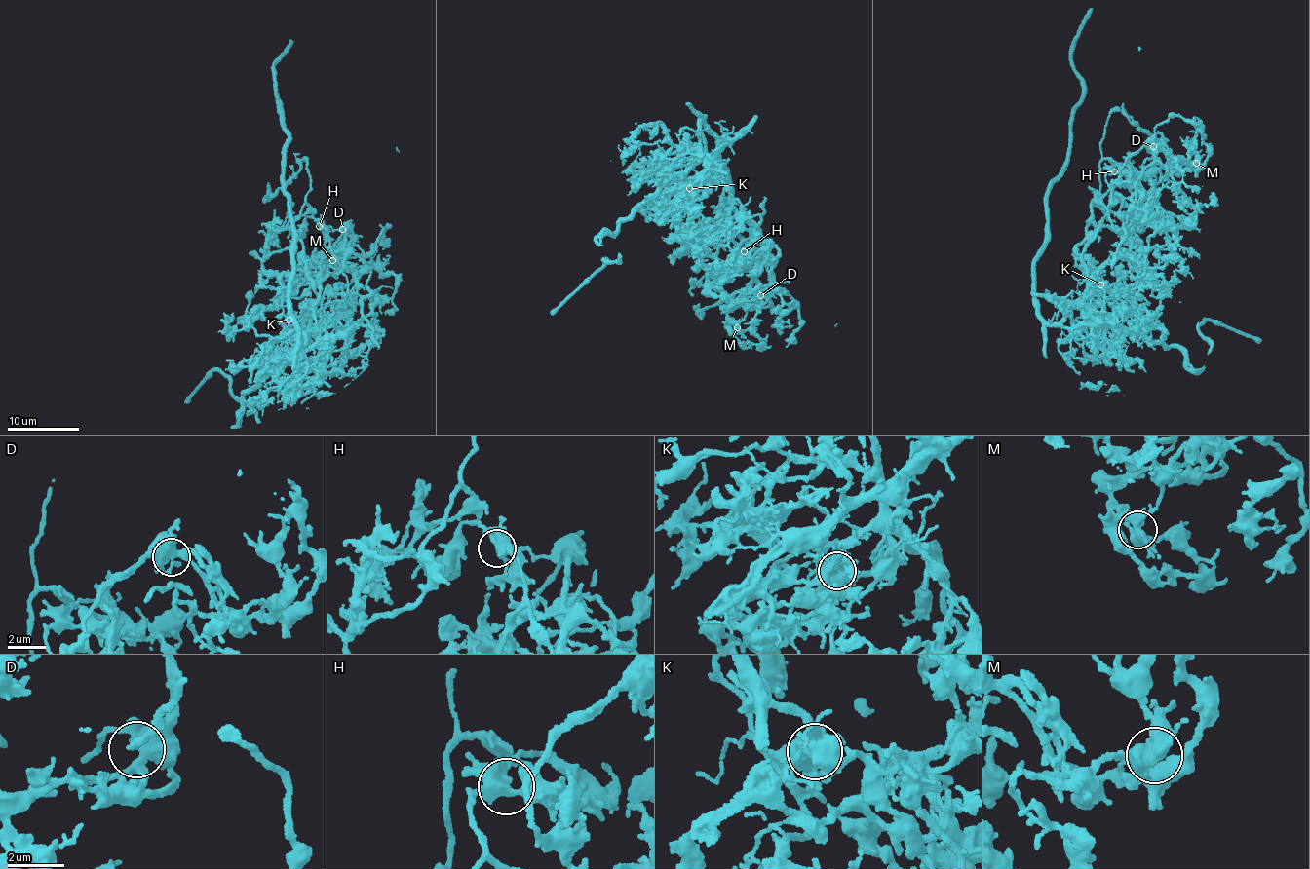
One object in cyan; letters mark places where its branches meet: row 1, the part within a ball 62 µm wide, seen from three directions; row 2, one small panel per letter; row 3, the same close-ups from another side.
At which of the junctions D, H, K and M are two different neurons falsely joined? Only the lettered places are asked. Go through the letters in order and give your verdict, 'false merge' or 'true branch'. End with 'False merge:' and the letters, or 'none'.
D: true branch
H: true branch
K: false merge
M: false merge
False merge: K, M

